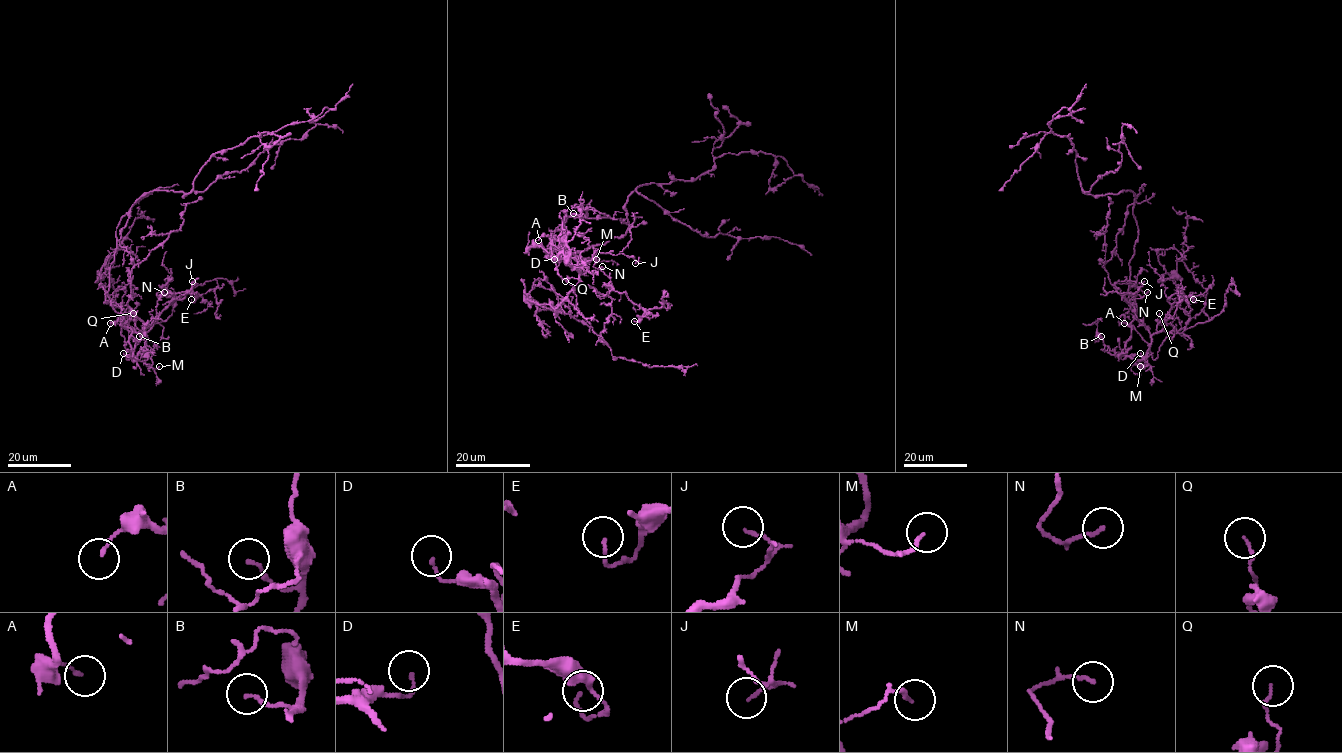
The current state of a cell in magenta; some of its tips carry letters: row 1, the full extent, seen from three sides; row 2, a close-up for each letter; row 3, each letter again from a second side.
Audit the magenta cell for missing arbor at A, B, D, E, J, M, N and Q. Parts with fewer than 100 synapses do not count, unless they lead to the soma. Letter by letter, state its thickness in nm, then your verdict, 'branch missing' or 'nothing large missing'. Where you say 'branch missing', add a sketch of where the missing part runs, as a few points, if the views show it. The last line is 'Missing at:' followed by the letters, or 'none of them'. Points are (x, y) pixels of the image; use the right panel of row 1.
A: calibre 110 nm; nothing large missing
B: calibre 120 nm; nothing large missing
D: calibre 90 nm; nothing large missing
E: calibre 120 nm; nothing large missing
J: calibre 120 nm; nothing large missing
M: calibre 110 nm; nothing large missing
N: calibre 130 nm; nothing large missing
Q: calibre 110 nm; nothing large missing
Missing at: none of them

